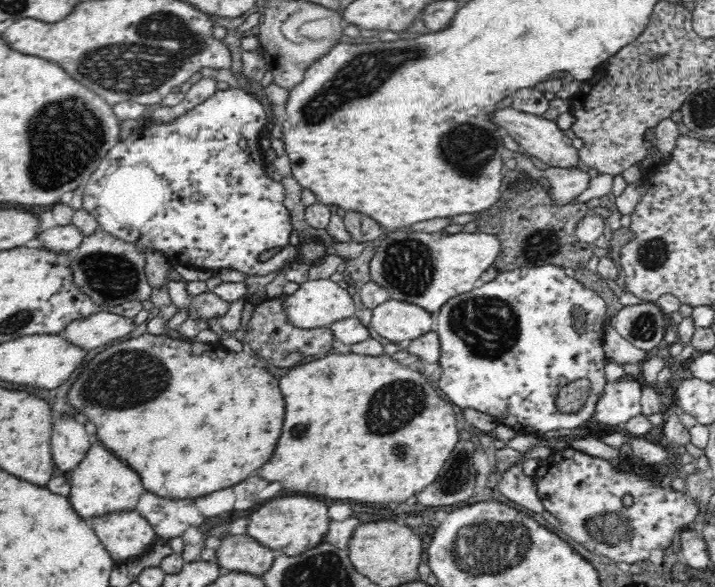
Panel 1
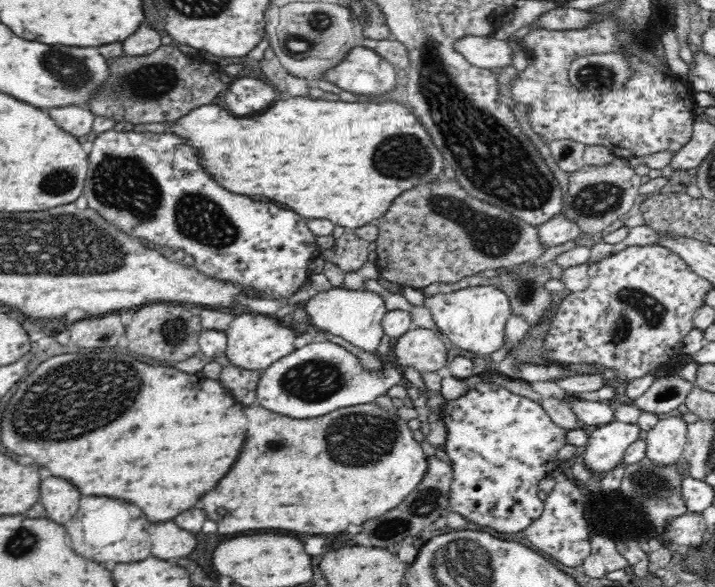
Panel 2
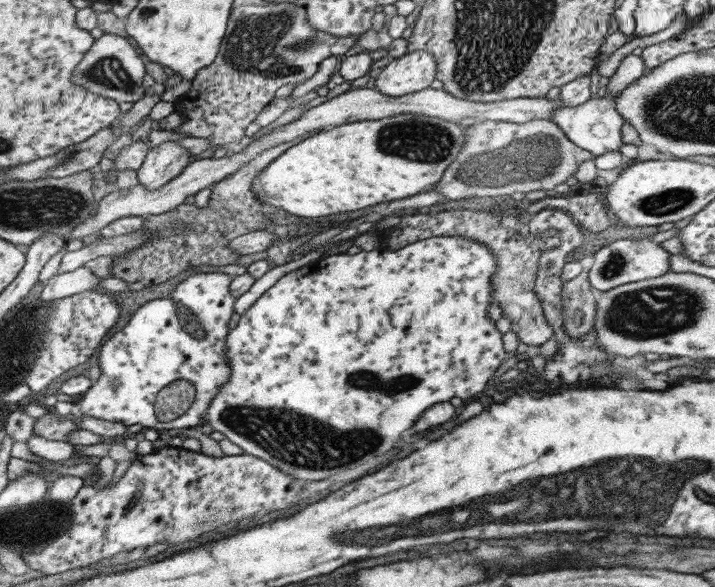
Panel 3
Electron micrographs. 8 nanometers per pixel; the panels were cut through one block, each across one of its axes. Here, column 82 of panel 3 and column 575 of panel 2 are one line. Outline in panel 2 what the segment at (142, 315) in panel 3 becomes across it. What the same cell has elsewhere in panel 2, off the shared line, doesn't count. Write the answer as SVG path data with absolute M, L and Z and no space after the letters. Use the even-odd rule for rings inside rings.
M558 394L558 397L567 402L576 416L585 422L588 429L593 429L615 420L614 408L604 400L587 398L584 394Z

